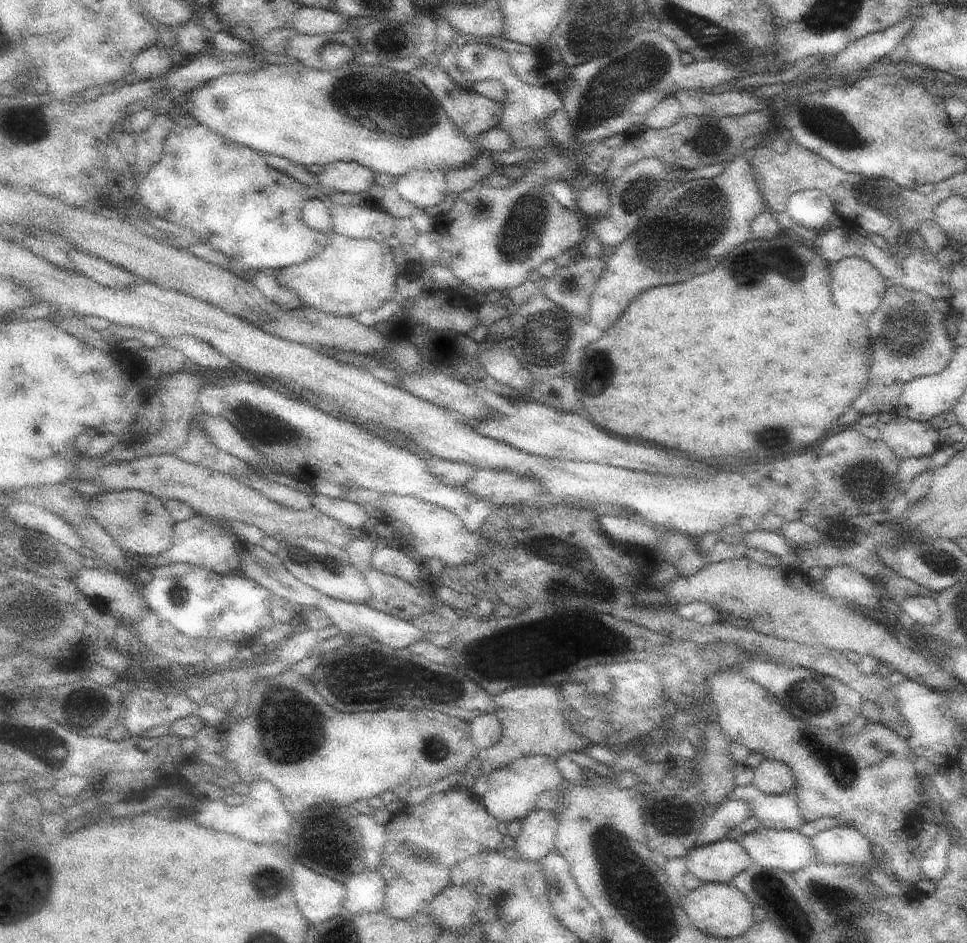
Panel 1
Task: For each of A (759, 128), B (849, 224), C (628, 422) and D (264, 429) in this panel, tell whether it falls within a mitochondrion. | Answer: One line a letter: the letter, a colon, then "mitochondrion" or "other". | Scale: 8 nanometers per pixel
A: other
B: other
C: other
D: mitochondrion

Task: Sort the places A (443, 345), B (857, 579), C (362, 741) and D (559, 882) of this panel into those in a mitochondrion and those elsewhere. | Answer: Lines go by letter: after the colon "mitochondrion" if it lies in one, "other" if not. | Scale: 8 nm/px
A: other
B: other
C: other
D: mitochondrion

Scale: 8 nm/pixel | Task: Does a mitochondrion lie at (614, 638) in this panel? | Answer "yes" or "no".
yes

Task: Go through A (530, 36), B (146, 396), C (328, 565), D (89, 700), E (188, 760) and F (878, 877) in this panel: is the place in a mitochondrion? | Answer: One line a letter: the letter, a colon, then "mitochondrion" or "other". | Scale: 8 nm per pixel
A: other
B: other
C: mitochondrion
D: other
E: other
F: other

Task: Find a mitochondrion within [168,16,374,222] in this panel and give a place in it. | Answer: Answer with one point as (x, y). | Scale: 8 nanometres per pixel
(341, 94)

